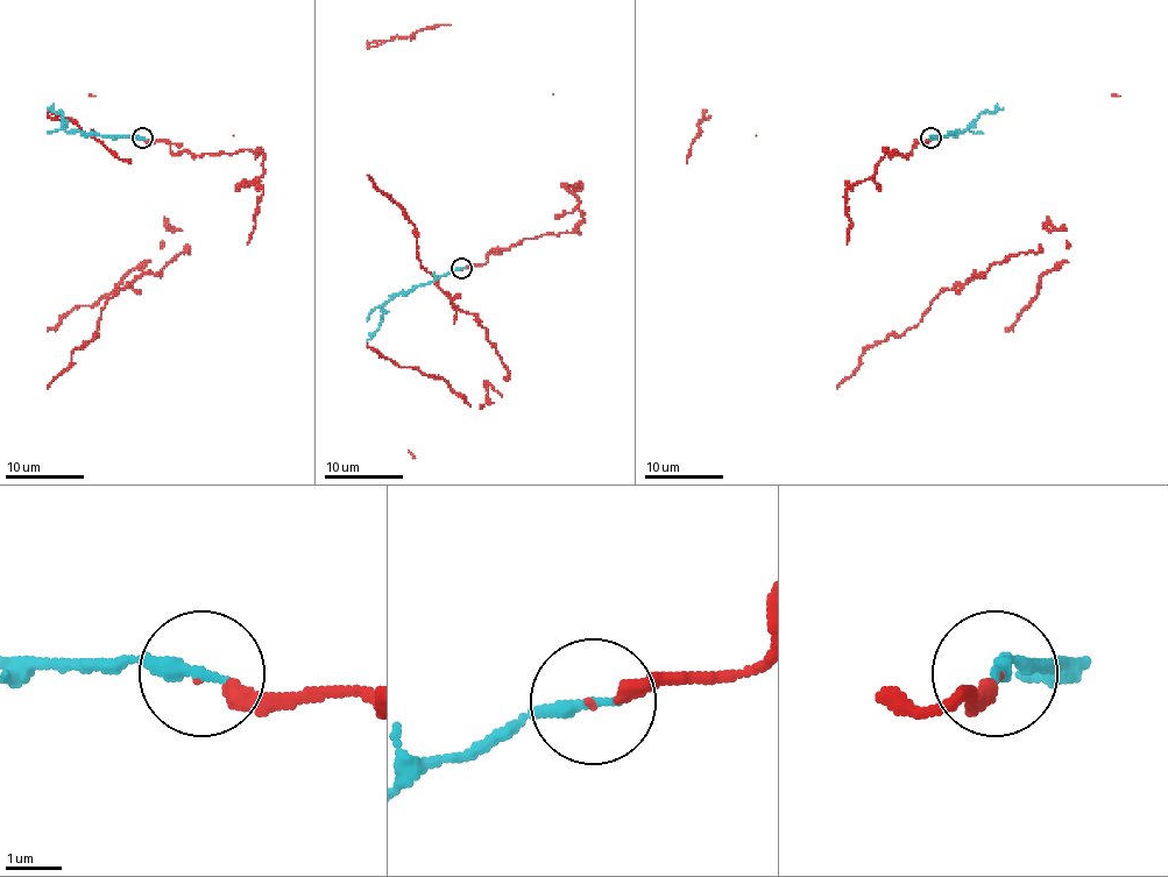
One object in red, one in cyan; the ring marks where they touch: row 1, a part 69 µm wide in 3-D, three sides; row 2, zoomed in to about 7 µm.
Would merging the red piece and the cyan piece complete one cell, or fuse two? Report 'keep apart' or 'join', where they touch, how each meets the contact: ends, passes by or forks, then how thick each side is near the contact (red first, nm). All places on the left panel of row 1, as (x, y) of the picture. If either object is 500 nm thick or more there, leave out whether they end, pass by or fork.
join | (142, 138) | red ends | cyan ends | 190/280 nm

